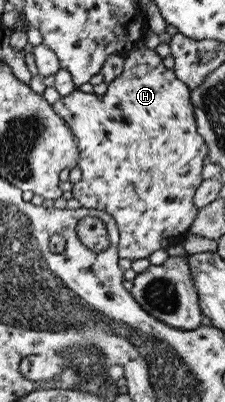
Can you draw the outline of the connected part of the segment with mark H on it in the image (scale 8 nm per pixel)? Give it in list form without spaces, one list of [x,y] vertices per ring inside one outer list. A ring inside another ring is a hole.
[[[144,45],[135,47],[123,55],[124,64],[122,72],[107,84],[107,90],[101,95],[84,93],[78,89],[73,90],[69,95],[57,99],[52,104],[53,113],[61,117],[65,127],[73,133],[75,145],[77,145],[77,168],[81,171],[81,179],[71,189],[73,199],[76,199],[81,207],[85,209],[98,209],[108,213],[114,219],[118,231],[117,257],[128,259],[133,262],[135,259],[147,258],[151,253],[158,250],[165,250],[168,246],[177,242],[178,238],[188,231],[192,219],[196,216],[197,208],[193,205],[193,194],[202,183],[202,164],[207,159],[207,147],[205,141],[195,133],[195,121],[193,121],[193,106],[190,100],[190,90],[179,81],[172,69],[167,69],[161,62],[161,57],[150,48]]]

